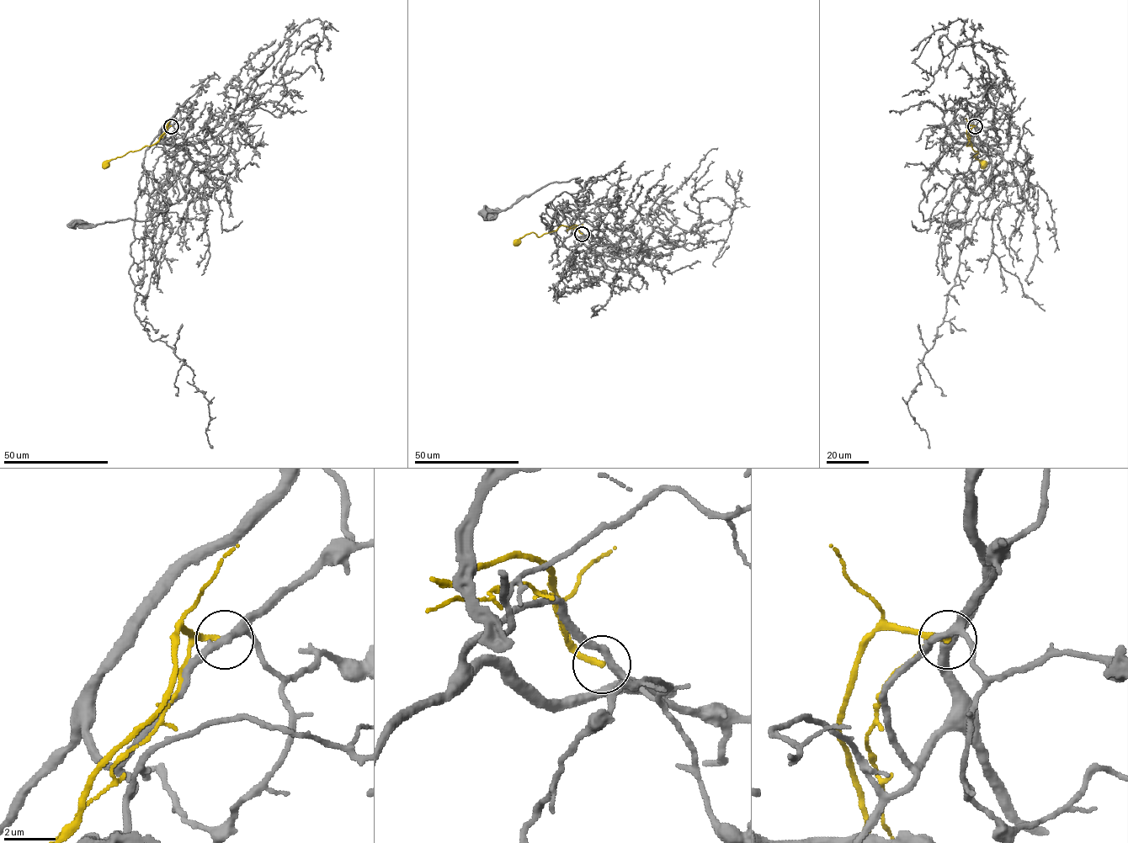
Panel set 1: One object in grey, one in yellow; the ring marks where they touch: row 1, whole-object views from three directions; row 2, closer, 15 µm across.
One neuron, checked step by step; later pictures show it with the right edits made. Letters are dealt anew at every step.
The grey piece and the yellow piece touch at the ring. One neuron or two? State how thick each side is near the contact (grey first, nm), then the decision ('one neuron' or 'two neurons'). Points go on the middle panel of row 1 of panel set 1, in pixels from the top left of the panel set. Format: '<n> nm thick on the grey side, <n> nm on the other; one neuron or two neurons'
240 nm thick on the grey side, 240 nm on the other; two neurons

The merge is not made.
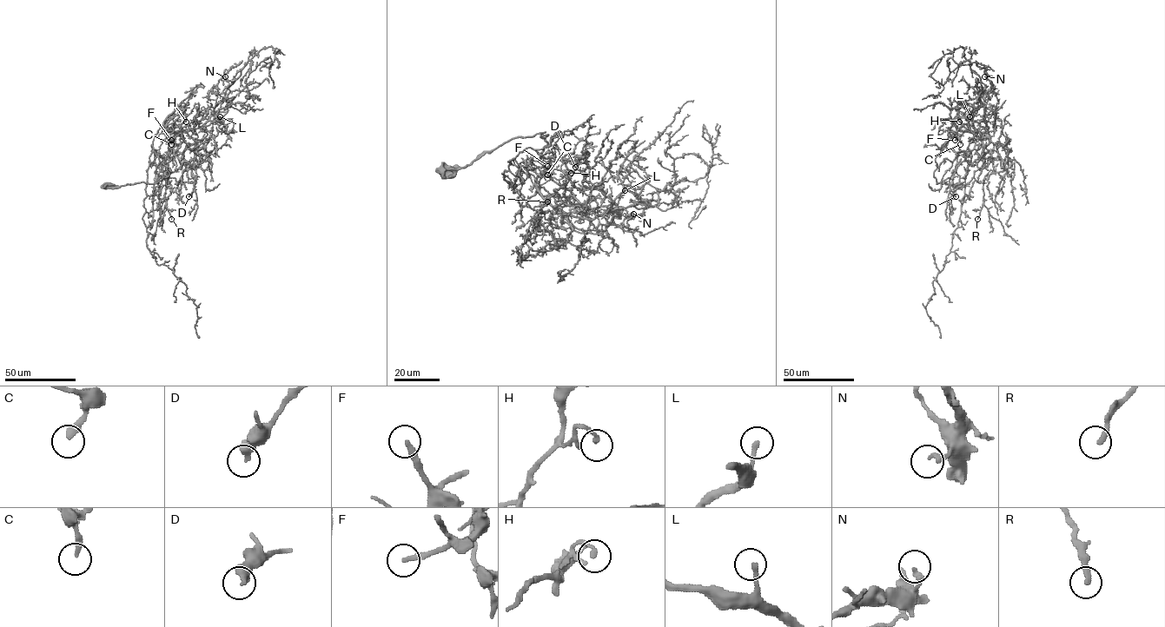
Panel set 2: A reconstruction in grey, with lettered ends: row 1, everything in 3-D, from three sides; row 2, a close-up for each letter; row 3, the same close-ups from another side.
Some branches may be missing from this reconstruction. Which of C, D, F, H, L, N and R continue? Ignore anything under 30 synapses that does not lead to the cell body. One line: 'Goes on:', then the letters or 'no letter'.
Goes on: C, F, L

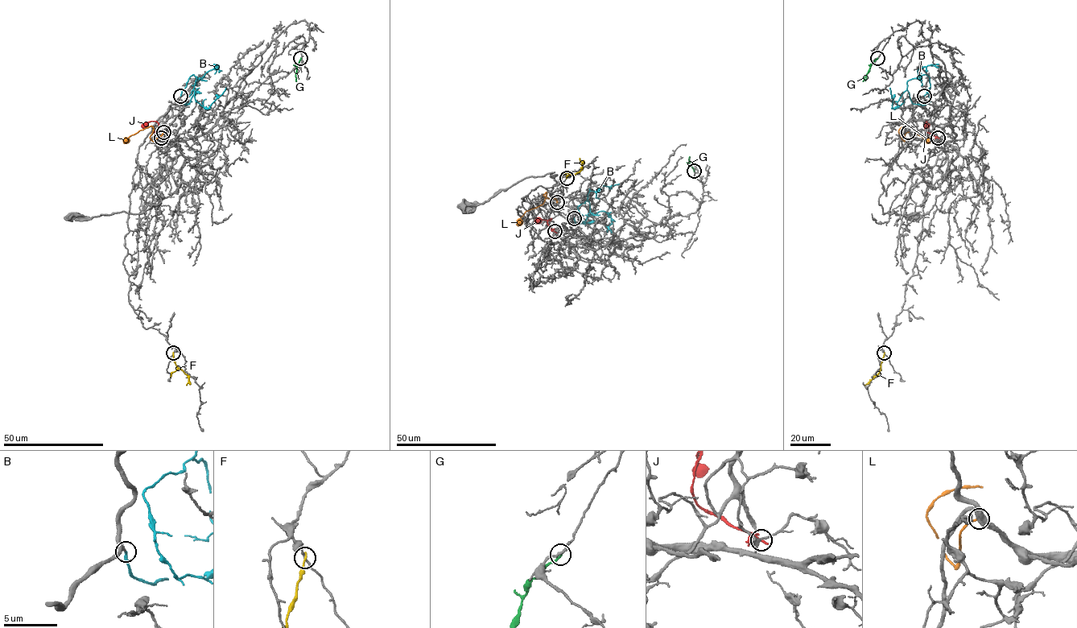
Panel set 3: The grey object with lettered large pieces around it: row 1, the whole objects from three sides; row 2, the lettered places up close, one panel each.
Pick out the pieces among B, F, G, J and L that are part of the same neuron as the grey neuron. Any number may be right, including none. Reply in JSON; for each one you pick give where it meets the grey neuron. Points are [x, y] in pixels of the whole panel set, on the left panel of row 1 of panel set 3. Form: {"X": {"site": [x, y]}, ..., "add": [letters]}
{"B": {"site": [180, 96]}, "G": {"site": [300, 58]}, "add": ["B", "G"]}

